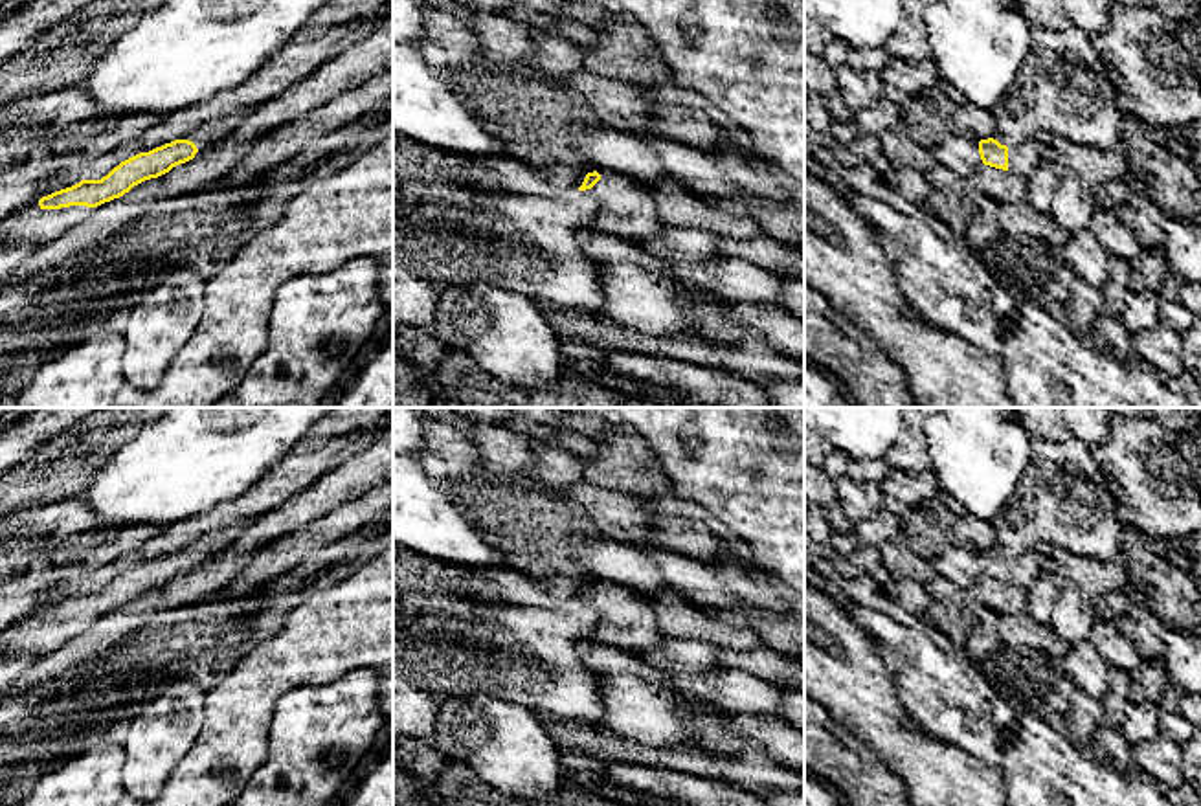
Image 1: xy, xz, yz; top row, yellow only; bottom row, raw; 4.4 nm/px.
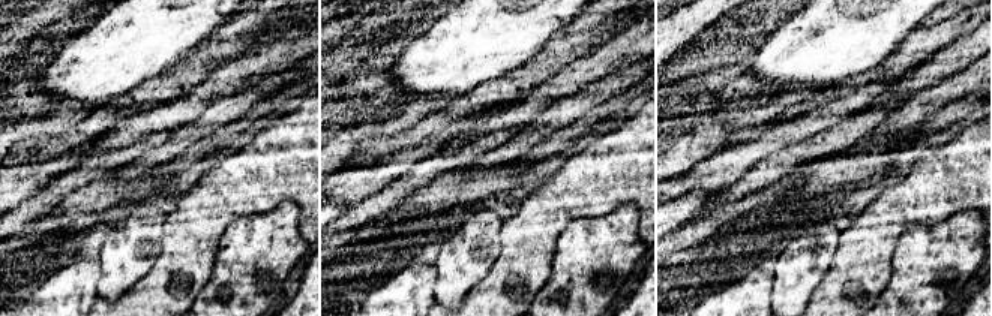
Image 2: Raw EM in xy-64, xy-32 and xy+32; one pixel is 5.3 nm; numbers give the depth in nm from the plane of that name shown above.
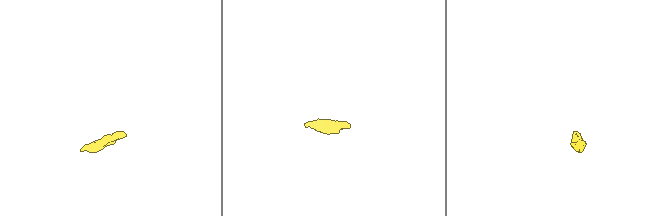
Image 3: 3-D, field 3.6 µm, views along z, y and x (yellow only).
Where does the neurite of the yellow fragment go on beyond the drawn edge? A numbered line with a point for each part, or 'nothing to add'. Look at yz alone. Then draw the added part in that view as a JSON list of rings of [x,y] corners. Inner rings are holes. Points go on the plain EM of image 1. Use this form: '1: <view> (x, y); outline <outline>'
1: yz (1023, 570); outline [[[999,543],[992,549],[1008,558],[1008,582],[1014,586],[1027,589],[1041,575],[1039,556],[1036,551],[1010,558]]]

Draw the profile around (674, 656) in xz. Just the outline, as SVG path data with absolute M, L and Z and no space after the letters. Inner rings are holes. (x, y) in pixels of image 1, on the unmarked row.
M665 639L630 652L670 674L705 676L722 668L718 648L700 639Z

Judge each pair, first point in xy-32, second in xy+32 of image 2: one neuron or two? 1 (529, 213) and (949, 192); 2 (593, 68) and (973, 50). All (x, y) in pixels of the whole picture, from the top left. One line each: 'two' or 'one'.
1: one
2: one

